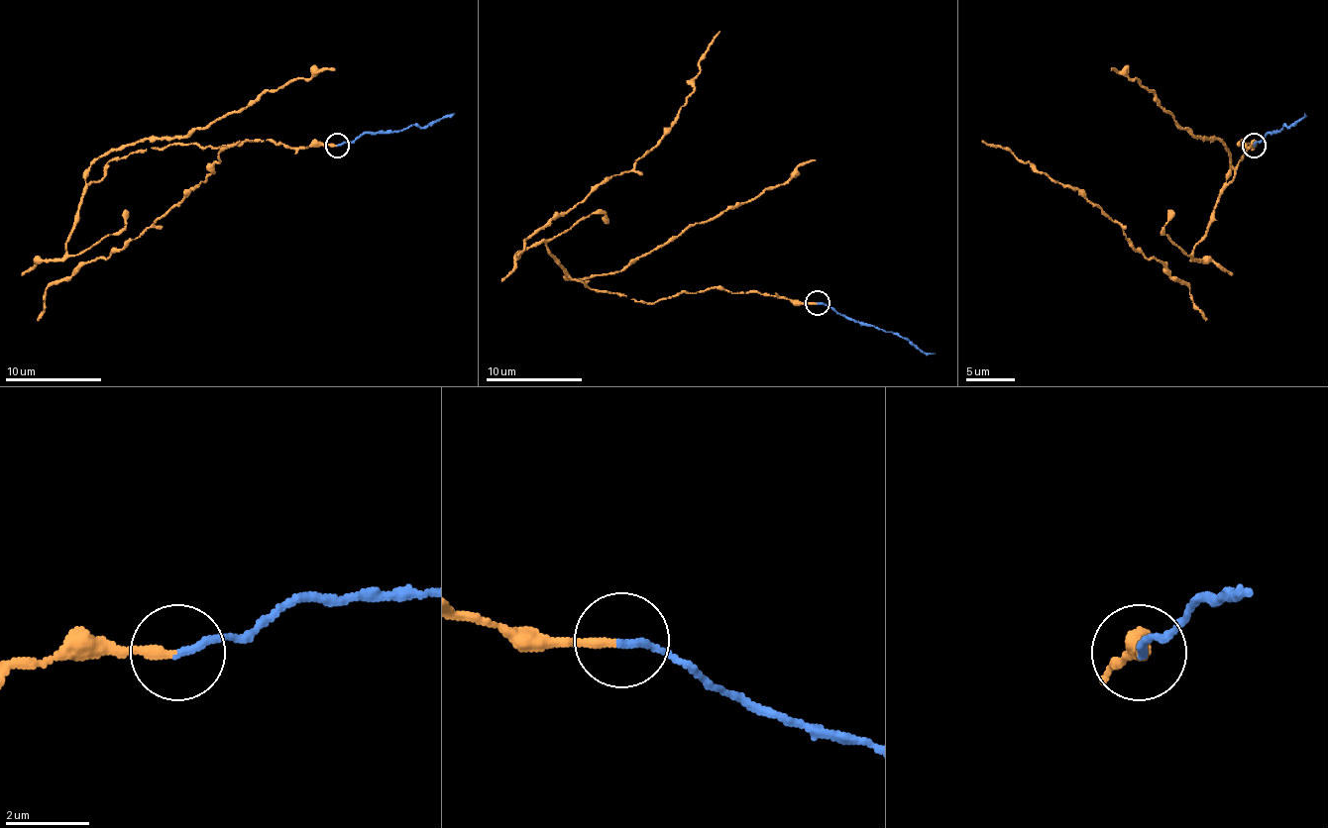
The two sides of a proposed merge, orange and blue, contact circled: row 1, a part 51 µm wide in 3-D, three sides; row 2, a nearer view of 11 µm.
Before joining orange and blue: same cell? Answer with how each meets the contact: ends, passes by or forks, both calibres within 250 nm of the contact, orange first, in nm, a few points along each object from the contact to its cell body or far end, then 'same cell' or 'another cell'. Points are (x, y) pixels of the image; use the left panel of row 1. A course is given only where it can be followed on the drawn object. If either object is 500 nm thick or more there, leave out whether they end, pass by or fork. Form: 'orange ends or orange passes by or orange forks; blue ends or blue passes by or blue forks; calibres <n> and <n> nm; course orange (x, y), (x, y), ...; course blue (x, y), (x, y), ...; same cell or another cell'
orange ends; blue ends; calibres 240 and 180 nm; course orange (338, 145), (130, 152), (86, 188), (66, 253), (108, 258), (239, 140); course blue (338, 145), (350, 142), (362, 133), (398, 133), (412, 125), (427, 128), (439, 118), (454, 113); same cell

